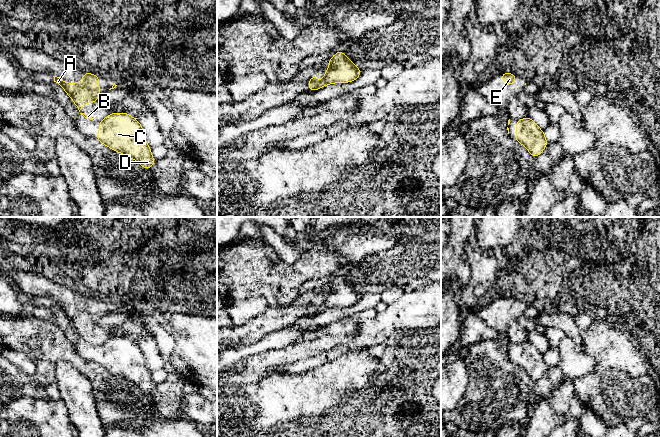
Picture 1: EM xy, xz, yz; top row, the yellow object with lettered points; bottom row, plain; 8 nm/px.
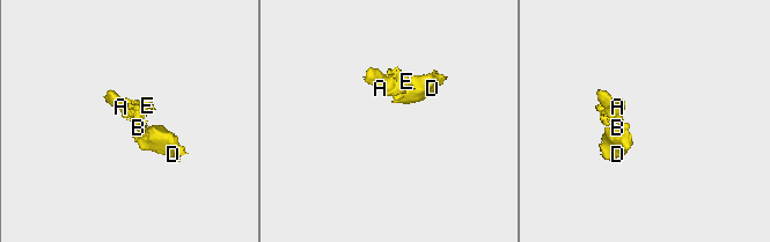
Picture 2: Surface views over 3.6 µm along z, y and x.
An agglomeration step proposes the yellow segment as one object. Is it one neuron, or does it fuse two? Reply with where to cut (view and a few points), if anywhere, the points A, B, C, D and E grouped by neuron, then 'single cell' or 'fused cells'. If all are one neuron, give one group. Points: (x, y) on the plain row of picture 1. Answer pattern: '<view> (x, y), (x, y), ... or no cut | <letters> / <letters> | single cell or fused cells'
xz (319, 307), (313, 315) | A B E / C D | fused cells

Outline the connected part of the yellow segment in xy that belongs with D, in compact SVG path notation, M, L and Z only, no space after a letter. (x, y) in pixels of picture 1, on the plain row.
M111 337L100 345L95 363L110 373L136 384L143 392L155 388L145 356L137 343L128 337Z

